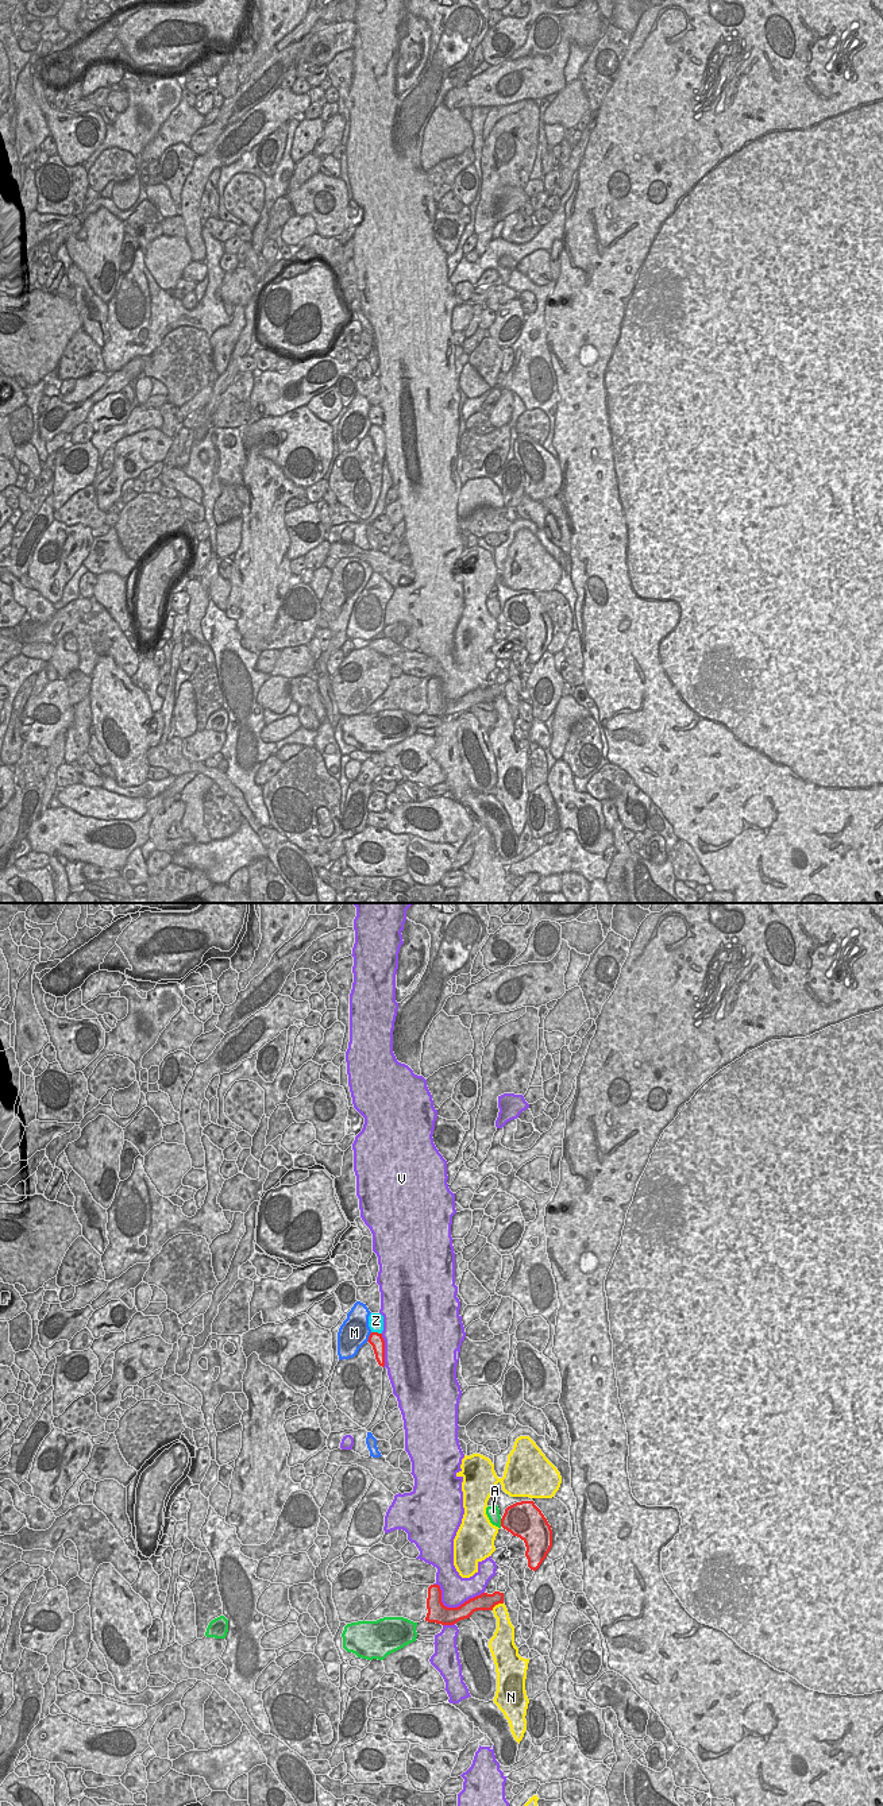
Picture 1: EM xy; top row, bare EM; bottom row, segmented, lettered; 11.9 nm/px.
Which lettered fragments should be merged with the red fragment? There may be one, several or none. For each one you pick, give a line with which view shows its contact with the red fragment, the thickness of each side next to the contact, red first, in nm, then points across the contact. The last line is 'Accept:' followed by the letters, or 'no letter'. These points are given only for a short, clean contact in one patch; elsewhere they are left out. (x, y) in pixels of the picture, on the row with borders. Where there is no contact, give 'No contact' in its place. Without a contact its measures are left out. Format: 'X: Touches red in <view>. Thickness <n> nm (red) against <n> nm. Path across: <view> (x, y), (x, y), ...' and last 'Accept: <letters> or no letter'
Accept: no letter.

